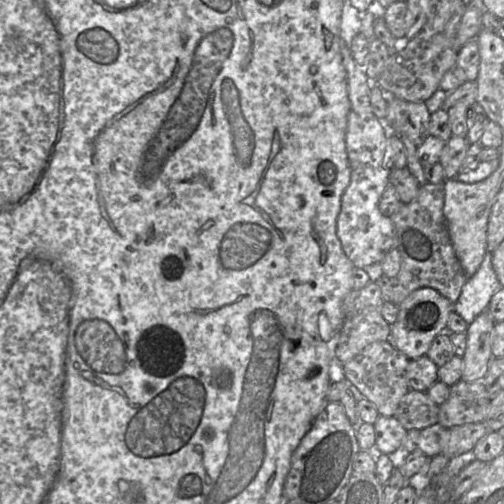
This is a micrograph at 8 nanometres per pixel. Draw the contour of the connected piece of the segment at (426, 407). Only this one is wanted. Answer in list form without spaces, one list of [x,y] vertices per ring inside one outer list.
[[[409,390],[401,399],[394,417],[406,431],[424,429],[438,423],[439,406],[426,392]]]

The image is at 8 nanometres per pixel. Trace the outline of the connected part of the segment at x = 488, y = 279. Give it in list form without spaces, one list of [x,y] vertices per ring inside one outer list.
[[[487,251],[477,272],[463,285],[453,310],[469,325],[487,310],[492,296],[500,287],[492,266],[492,253]]]

